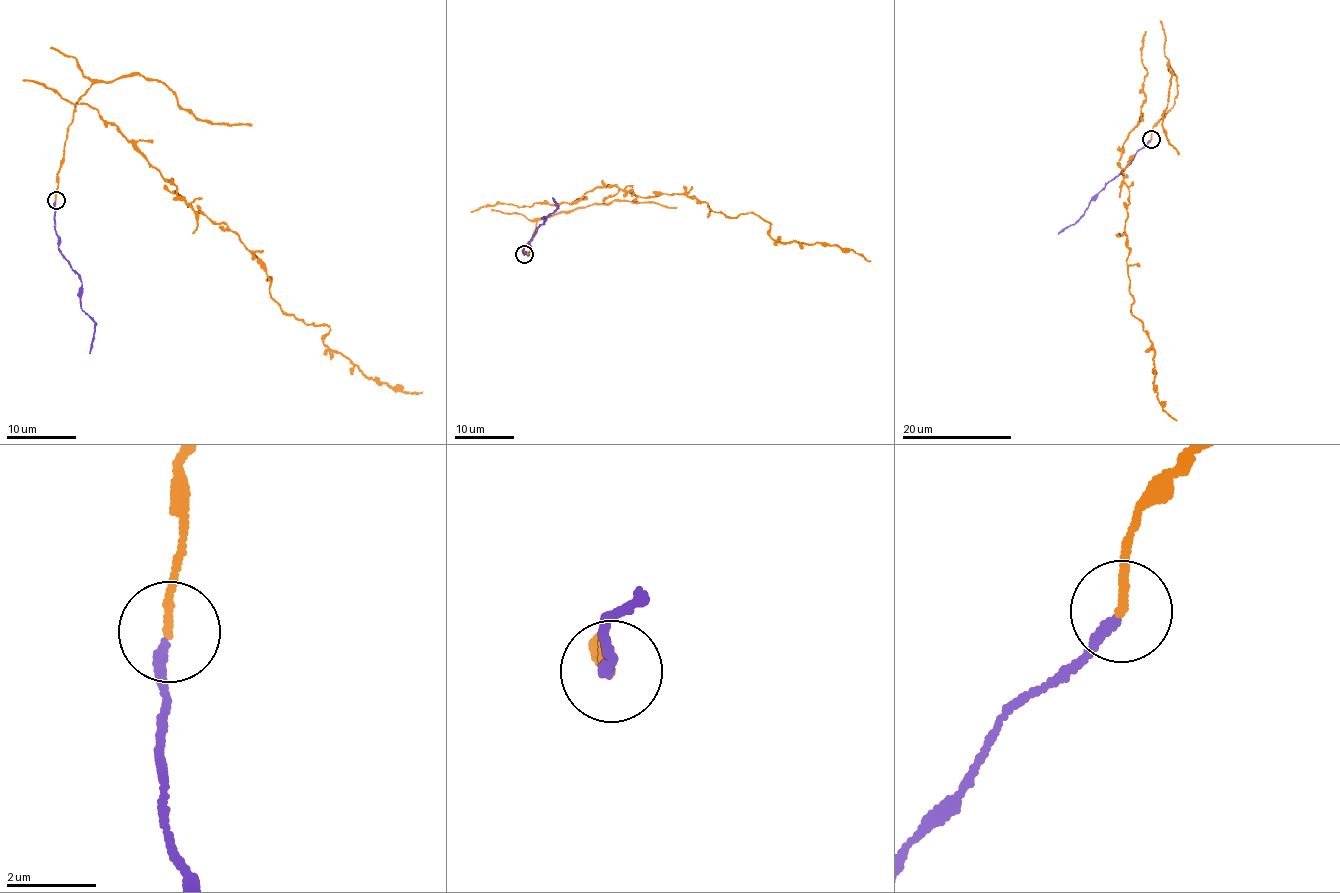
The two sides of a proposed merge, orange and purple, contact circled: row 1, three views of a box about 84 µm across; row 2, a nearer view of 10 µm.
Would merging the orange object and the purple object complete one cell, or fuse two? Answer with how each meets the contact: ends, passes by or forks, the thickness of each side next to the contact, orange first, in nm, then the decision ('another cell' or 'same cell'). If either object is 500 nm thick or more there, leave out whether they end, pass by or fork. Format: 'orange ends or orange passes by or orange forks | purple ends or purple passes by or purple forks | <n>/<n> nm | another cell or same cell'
orange ends | purple ends | 180/240 nm | another cell

